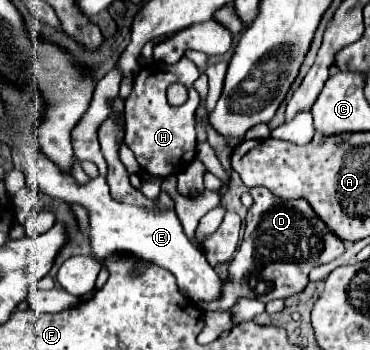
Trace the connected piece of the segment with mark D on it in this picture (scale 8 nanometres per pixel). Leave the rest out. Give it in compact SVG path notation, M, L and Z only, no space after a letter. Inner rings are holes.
M266 187L250 189L254 199L246 215L246 233L238 253L230 263L230 281L222 297L214 303L202 303L206 311L226 311L236 303L236 297L258 301L288 299L308 285L308 275L314 267L338 259L346 251L346 243L328 231L328 225L308 207L306 199L280 199Z

